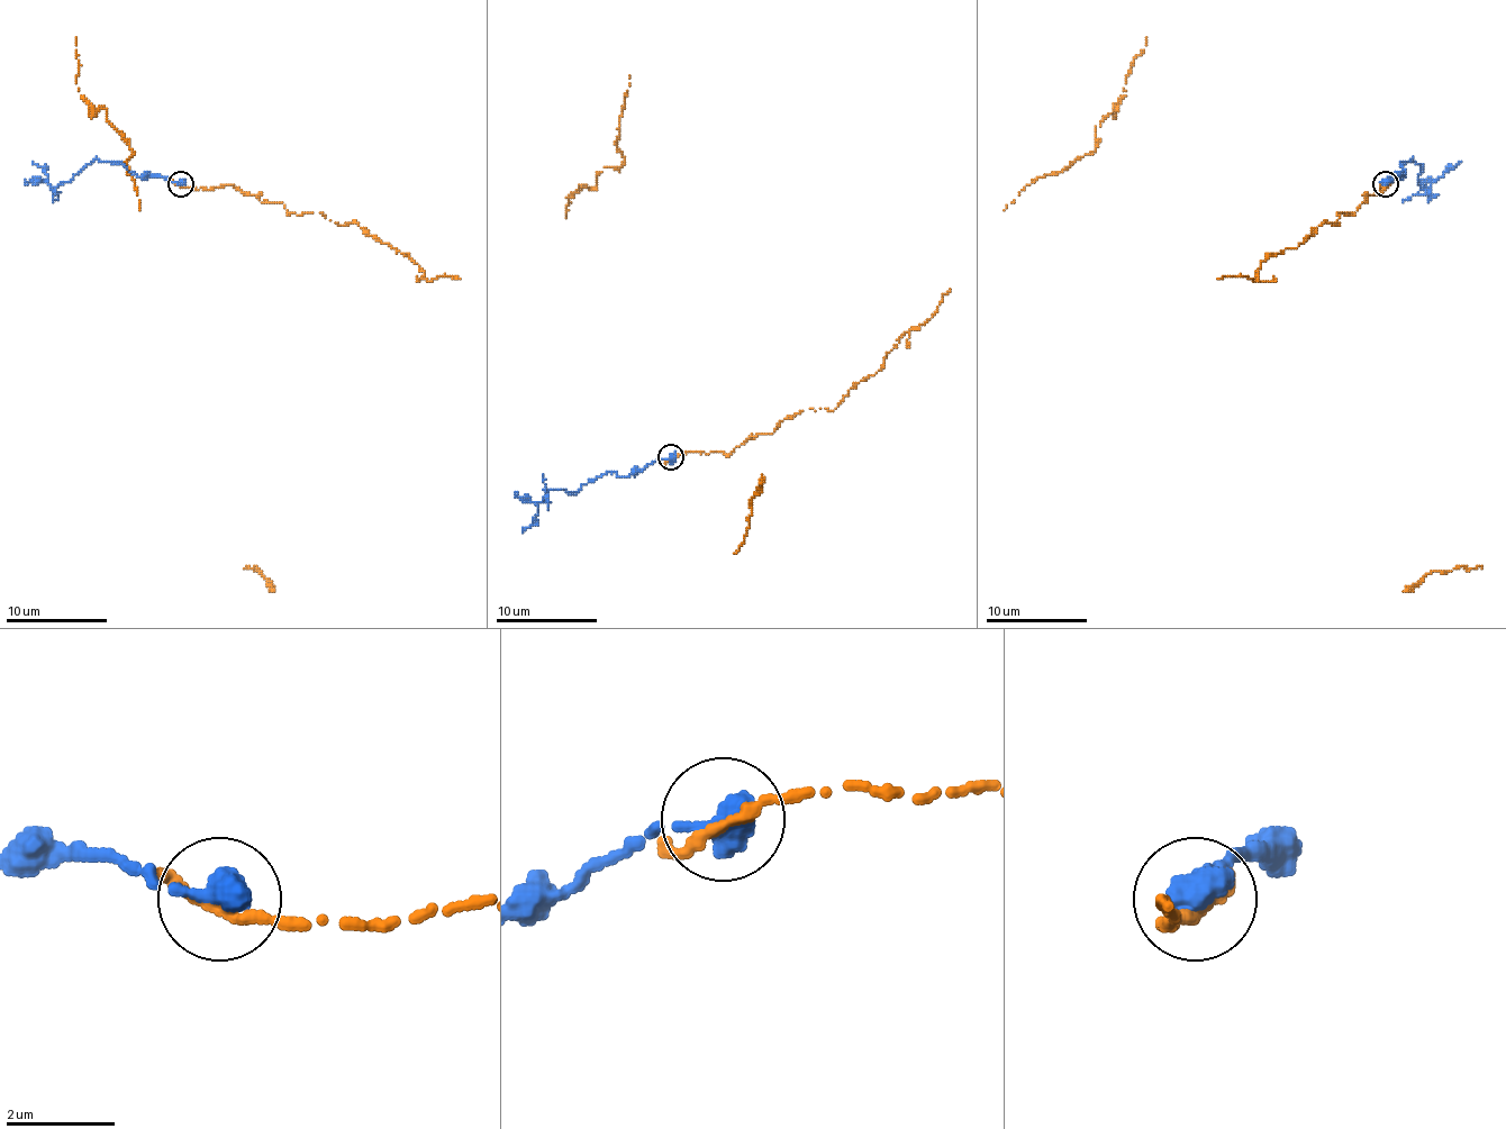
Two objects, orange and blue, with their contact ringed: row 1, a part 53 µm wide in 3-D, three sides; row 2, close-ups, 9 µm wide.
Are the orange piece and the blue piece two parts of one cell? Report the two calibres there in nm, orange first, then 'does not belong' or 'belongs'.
200/550 nm | belongs

